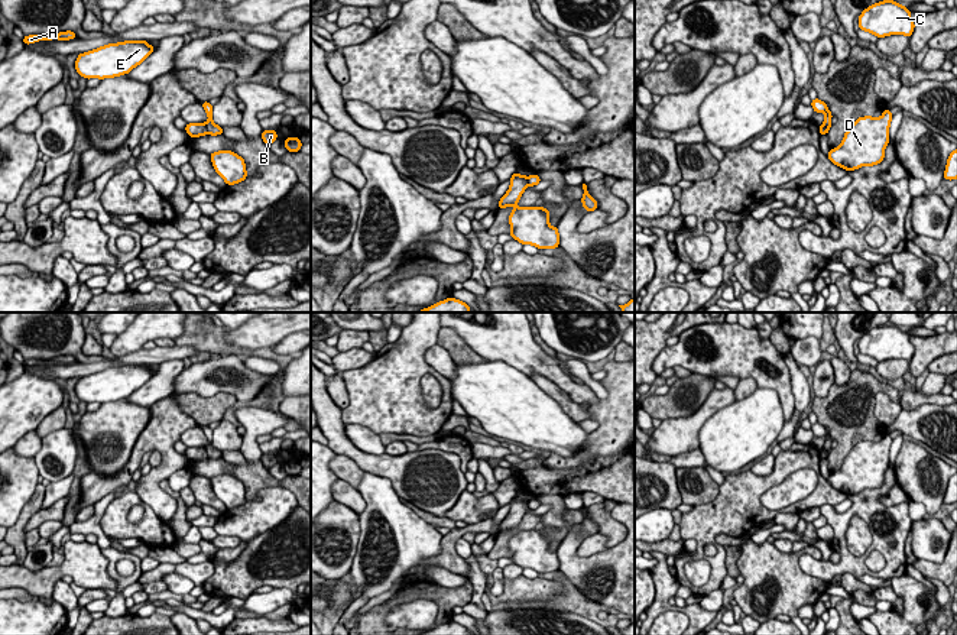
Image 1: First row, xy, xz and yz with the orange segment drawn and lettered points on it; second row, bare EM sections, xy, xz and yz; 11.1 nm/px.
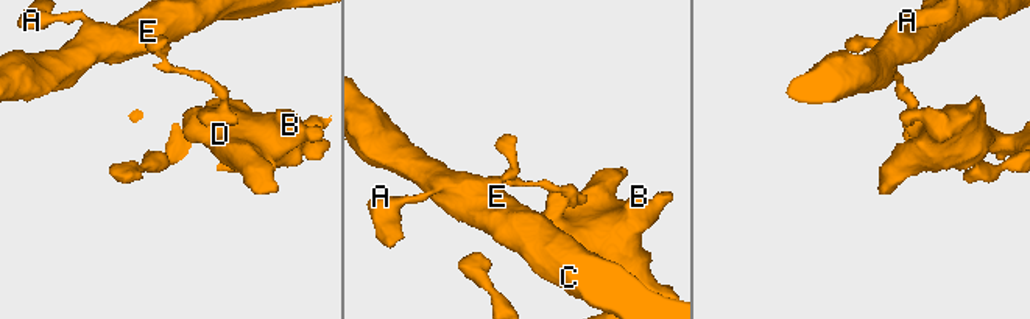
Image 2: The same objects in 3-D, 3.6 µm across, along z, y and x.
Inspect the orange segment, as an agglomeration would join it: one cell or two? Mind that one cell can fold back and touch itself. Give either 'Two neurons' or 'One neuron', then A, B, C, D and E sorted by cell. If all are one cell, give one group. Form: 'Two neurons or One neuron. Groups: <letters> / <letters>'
Two neurons. Groups: A C E / B D

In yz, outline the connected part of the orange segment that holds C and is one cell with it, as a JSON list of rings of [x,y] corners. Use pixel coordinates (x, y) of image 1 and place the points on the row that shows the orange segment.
[[[885,0],[862,12],[859,27],[873,33],[877,39],[889,35],[905,35],[909,38],[915,25],[911,19],[911,12],[905,6],[893,0]]]

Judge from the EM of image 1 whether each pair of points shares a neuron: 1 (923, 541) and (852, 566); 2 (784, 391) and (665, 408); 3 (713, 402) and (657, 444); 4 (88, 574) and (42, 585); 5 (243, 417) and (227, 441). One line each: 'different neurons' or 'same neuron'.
1: different neurons
2: different neurons
3: same neuron
4: same neuron
5: different neurons

